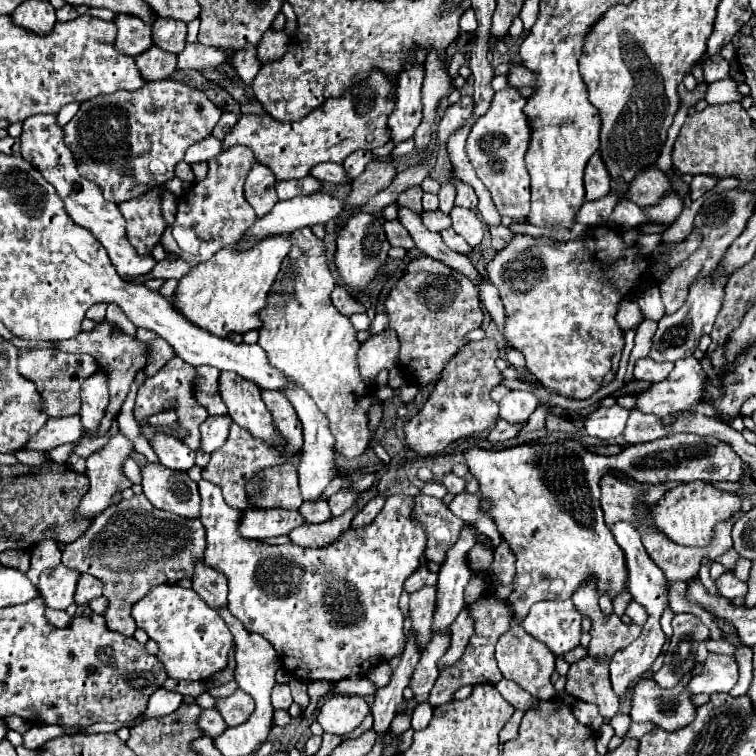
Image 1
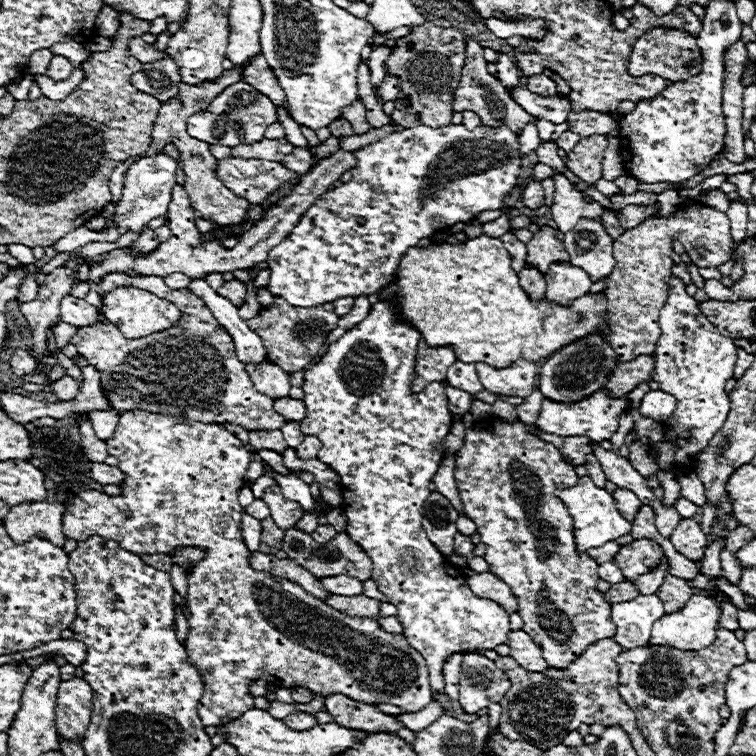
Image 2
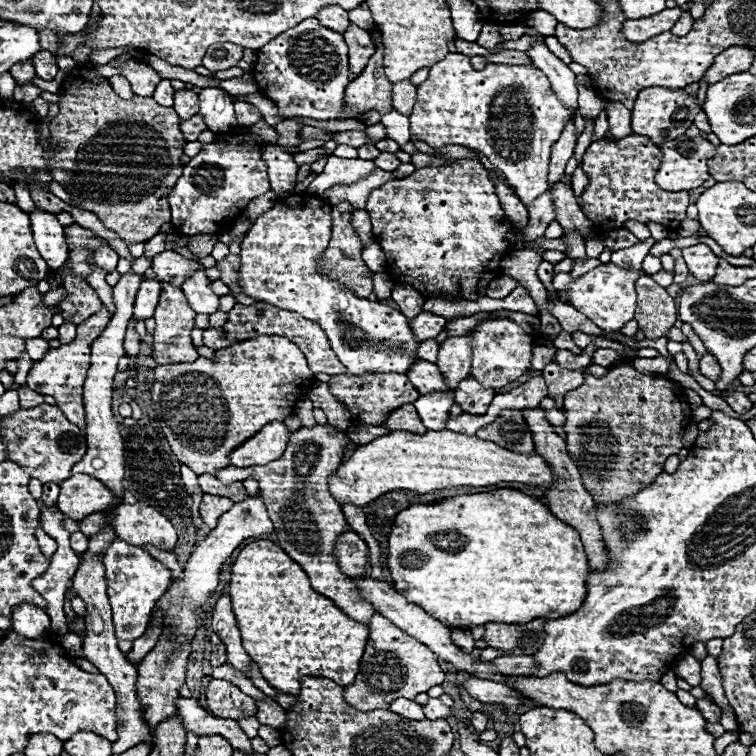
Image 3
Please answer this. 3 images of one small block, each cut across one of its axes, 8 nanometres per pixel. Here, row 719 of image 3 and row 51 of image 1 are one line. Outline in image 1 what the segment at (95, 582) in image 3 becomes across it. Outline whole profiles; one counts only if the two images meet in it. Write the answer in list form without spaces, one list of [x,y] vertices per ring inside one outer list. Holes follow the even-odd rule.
[[[118,14],[114,24],[118,26],[118,36],[114,48],[126,56],[138,56],[152,46],[152,28],[134,16]]]

